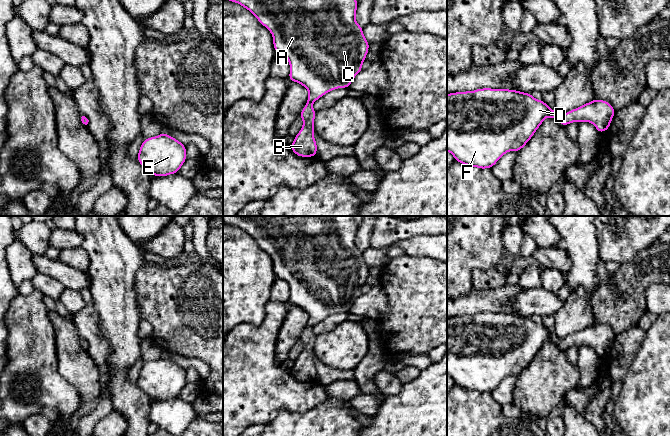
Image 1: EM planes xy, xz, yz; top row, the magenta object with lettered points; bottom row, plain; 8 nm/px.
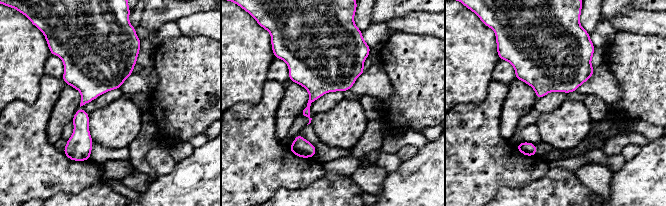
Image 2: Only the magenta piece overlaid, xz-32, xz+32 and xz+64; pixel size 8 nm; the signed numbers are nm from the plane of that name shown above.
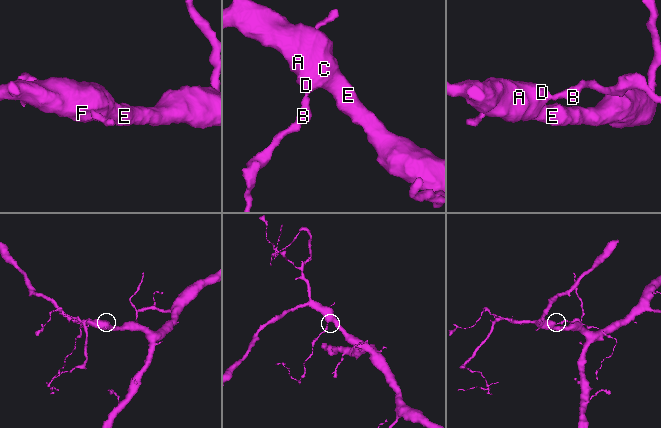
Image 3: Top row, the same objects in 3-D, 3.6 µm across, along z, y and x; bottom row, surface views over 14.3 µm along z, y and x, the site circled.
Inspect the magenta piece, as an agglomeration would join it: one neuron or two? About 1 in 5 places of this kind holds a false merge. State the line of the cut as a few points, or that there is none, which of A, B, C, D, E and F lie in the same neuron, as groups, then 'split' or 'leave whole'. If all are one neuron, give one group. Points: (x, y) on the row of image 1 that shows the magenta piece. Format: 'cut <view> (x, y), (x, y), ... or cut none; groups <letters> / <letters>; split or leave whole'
cut none; groups A B C D E F; leave whole

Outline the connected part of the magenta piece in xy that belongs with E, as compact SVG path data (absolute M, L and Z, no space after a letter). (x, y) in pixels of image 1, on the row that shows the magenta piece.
M164 132L145 139L137 156L152 176L159 177L178 173L186 159L186 146Z

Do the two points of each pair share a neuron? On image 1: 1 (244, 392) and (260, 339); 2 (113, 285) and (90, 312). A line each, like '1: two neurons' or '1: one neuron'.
1: one neuron
2: two neurons

